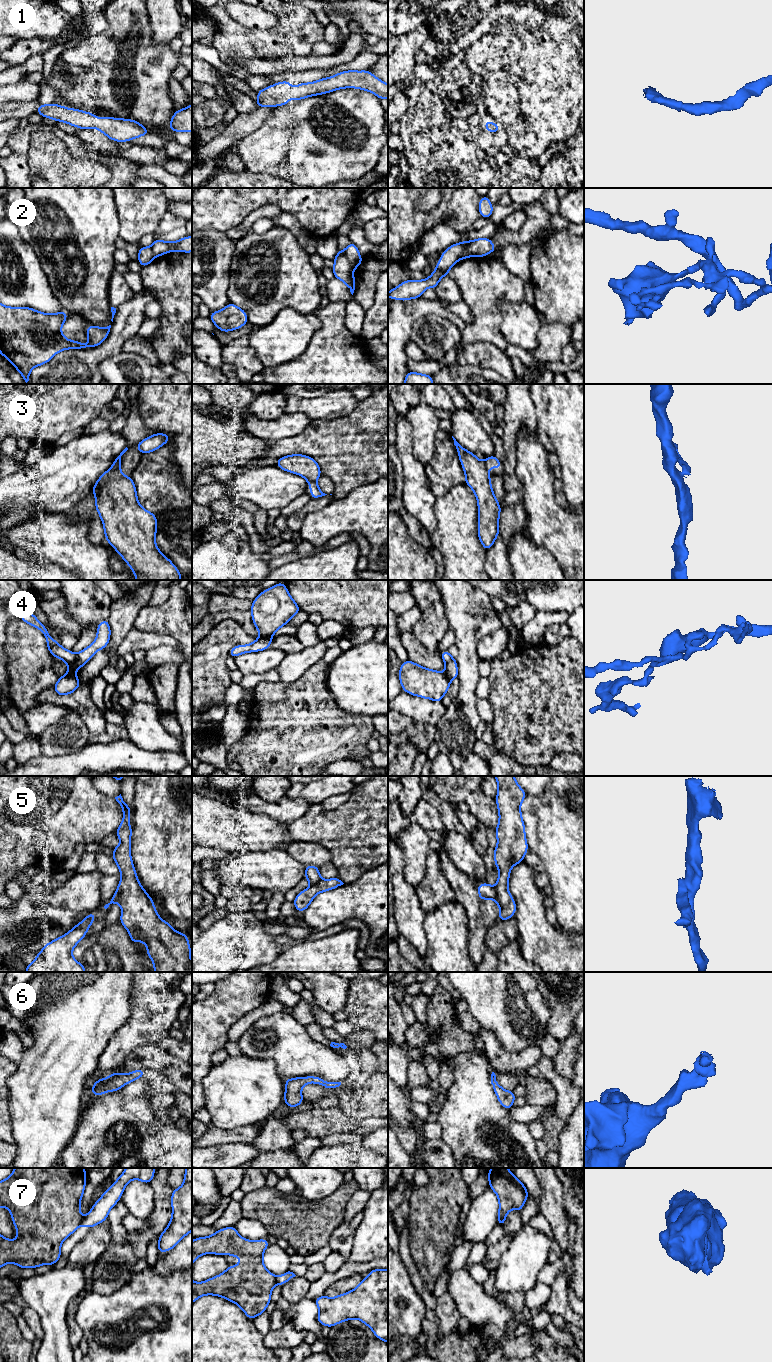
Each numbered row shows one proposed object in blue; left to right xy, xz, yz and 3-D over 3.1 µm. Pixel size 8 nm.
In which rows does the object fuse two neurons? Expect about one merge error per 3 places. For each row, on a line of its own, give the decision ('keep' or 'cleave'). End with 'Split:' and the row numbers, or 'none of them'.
1: keep
2: cleave
3: cleave
4: cleave
5: cleave
6: keep
7: cleave
Split: 2, 3, 4, 5, 7

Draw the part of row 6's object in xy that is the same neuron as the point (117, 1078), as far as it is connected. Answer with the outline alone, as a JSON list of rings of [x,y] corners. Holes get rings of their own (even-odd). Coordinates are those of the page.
[[[136,1069],[134,1072],[122,1074],[115,1072],[104,1079],[98,1079],[93,1085],[91,1092],[95,1096],[100,1096],[102,1093],[108,1093],[110,1091],[118,1091],[124,1085],[142,1078],[144,1076],[144,1069]]]

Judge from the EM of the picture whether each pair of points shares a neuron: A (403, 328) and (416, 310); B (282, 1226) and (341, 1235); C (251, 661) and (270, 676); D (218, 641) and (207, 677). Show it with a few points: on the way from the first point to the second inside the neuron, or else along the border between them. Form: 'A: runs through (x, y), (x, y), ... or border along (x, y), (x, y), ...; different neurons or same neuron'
A: runs through (403, 324), (412, 314); same neuron
B: border along (343, 1220), (333, 1231), (327, 1244); different neurons
C: border along (276, 667), (264, 672), (250, 672), (244, 675); different neurons
D: runs through (213, 650), (207, 658), (207, 668); same neuron

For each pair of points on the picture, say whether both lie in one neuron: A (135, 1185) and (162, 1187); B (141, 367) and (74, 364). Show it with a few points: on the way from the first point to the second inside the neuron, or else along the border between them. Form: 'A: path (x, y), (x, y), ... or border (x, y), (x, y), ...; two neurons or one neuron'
A: border (149, 1184), (153, 1192), (154, 1209); two neurons
B: border (119, 353), (104, 359), (99, 364), (98, 371); two neurons

